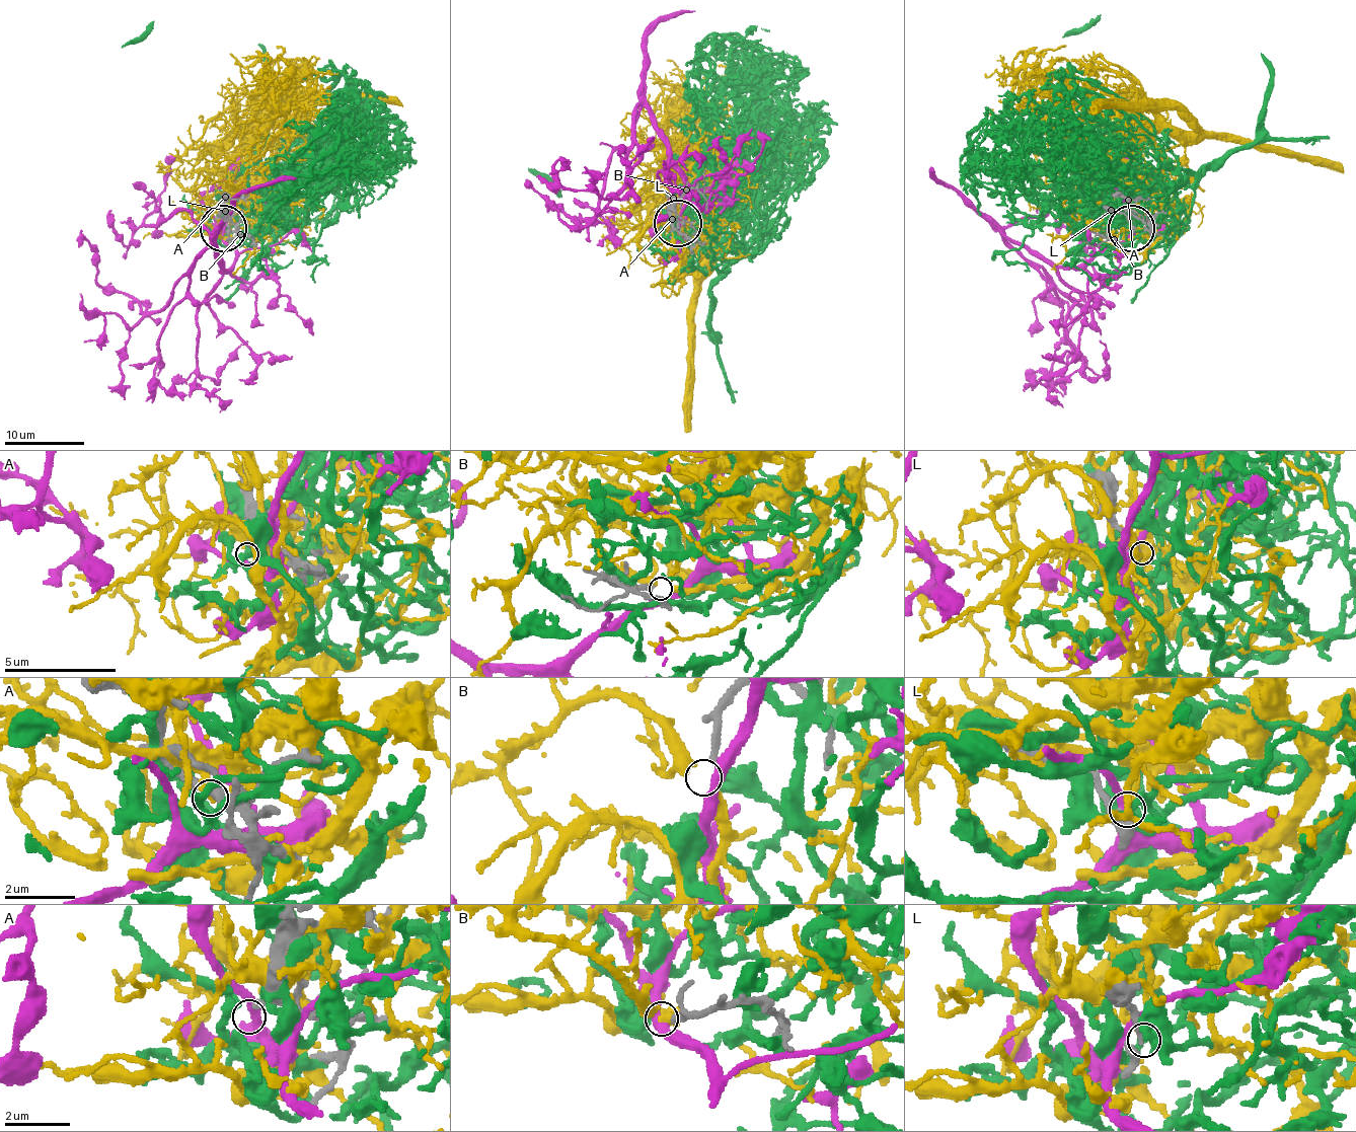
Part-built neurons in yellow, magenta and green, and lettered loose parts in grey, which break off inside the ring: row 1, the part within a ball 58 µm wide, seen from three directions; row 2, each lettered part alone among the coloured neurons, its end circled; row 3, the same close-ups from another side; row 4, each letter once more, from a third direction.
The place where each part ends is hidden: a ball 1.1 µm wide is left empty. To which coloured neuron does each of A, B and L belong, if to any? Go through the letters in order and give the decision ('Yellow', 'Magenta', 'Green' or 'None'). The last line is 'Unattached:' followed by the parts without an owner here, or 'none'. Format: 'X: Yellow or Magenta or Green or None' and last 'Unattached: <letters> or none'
A: None
B: Yellow
L: Green
Unattached: A

